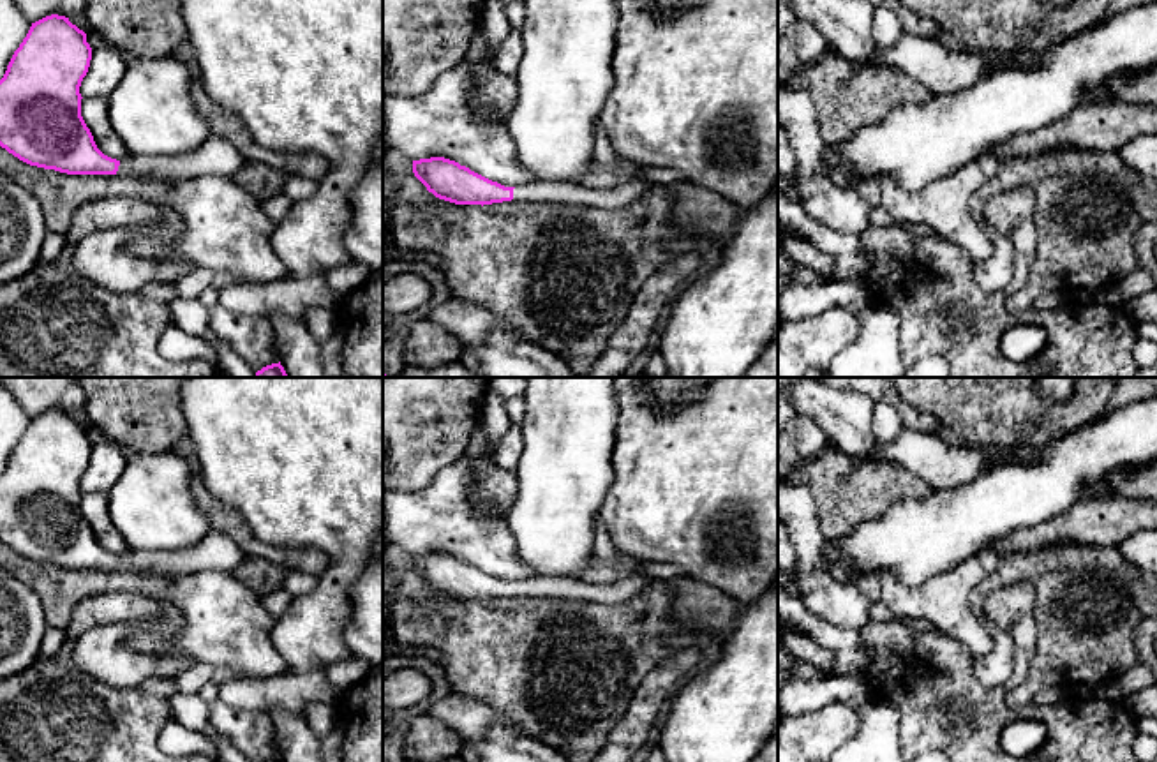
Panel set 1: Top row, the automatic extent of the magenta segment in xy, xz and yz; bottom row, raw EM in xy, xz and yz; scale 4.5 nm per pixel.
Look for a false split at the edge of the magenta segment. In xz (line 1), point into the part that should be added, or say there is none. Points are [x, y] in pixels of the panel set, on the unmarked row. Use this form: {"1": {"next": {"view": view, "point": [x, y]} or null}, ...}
{"1": {"next": {"view": "xz", "point": [565, 588]}}}

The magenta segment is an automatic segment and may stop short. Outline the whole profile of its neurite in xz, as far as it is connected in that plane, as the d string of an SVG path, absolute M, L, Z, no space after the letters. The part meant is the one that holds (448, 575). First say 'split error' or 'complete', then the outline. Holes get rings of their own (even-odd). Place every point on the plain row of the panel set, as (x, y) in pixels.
split error | M444 552L413 556L413 568L439 594L481 601L515 596L619 605L631 600L649 580L644 575L631 575L610 586L586 584L570 577L533 577L522 582L504 582Z

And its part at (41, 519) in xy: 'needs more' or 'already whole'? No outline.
needs more

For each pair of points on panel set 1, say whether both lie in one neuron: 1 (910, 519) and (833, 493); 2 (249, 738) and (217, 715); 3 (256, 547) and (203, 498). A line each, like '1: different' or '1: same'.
1: different
2: same
3: same

